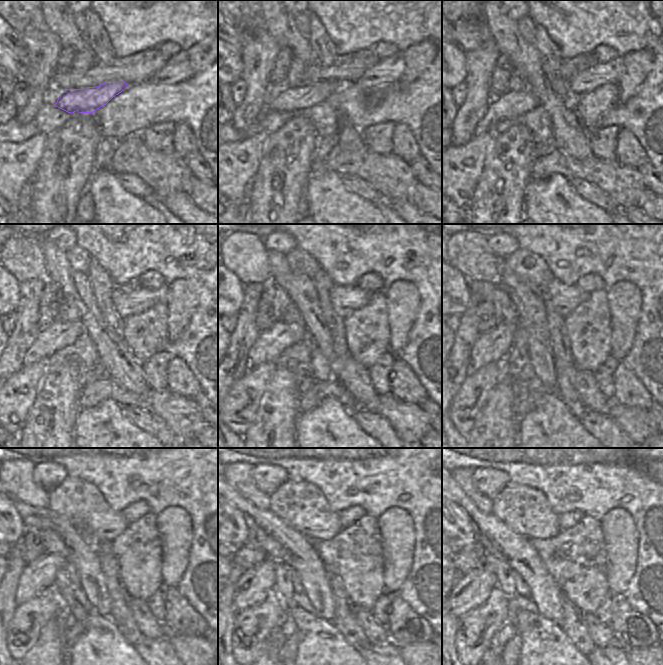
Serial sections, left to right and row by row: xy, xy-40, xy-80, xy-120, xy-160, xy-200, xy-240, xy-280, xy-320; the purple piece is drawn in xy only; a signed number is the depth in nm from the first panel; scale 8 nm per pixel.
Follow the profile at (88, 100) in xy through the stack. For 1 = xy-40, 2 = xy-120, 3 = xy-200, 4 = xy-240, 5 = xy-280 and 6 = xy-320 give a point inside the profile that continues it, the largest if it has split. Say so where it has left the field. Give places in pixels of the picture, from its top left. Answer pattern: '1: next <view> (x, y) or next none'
1: next xy-40 (294, 98)
2: next xy-120 (61, 334)
3: next xy-200 (491, 347)
4: next xy-240 (39, 575)
5: next xy-280 (252, 587)
6: next xy-320 (470, 591)

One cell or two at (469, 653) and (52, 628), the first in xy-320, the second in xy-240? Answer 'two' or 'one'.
two

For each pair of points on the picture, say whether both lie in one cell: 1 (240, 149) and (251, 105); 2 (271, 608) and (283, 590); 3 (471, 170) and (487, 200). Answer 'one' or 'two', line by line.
1: two
2: two
3: two

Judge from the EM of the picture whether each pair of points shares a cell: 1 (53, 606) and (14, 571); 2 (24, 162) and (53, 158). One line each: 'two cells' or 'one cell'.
1: two cells
2: two cells

